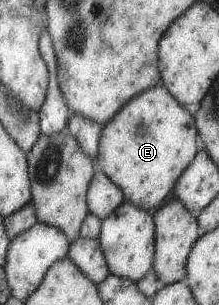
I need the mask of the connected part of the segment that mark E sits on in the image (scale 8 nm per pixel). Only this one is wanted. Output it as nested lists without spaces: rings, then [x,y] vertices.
[[[154,85],[130,97],[101,126],[94,164],[120,189],[124,198],[142,210],[157,209],[176,179],[200,150],[193,115],[162,86]]]

